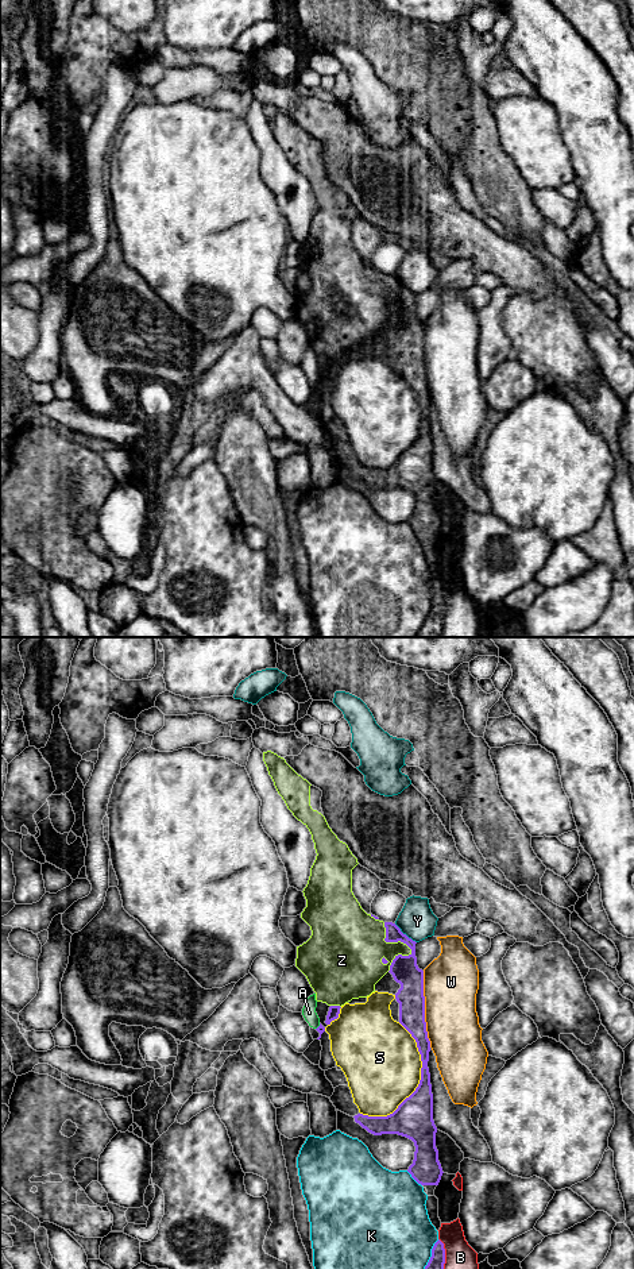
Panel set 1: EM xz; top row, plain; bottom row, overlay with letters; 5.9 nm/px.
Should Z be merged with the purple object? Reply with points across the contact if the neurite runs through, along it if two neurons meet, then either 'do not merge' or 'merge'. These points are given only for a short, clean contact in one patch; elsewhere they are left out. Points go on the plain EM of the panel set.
merge

